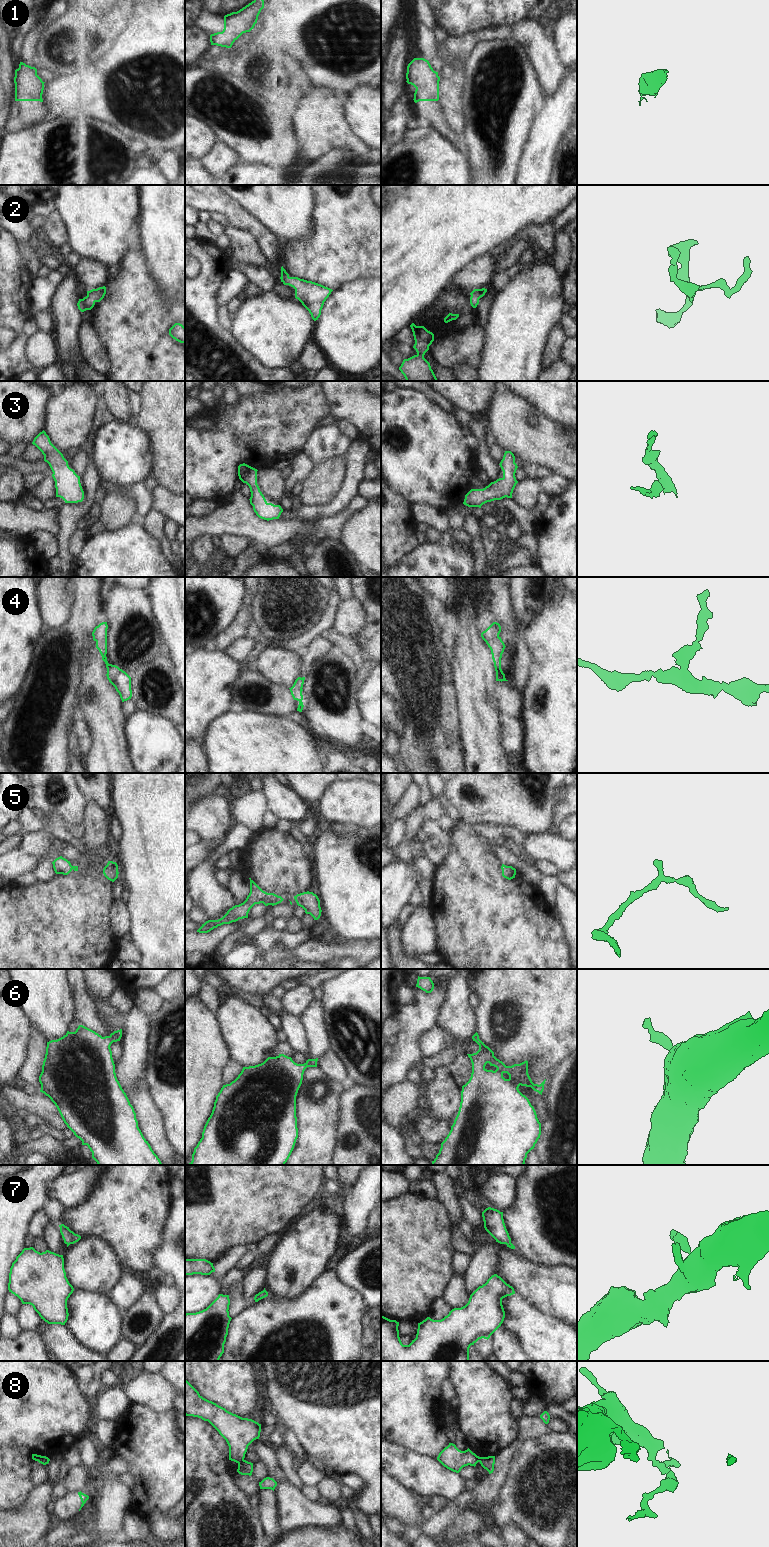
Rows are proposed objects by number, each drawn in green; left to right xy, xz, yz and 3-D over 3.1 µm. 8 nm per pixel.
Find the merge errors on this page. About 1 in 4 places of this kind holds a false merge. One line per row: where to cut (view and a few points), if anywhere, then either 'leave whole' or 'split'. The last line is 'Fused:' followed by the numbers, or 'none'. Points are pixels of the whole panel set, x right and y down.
1: no cut; leave whole
2: no cut; leave whole
3: no cut; leave whole
4: no cut; leave whole
5: no cut; leave whole
6: no cut; leave whole
7: no cut; leave whole
8: cut in xz along (243, 1459), (238, 1463); split
Fused: 8

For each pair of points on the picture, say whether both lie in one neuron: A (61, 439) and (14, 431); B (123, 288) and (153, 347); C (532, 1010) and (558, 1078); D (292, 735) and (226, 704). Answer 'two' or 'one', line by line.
A: two
B: one
C: two
D: two

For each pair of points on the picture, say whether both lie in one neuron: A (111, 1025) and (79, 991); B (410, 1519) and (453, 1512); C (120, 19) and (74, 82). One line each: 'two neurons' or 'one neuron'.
A: two neurons
B: two neurons
C: two neurons

